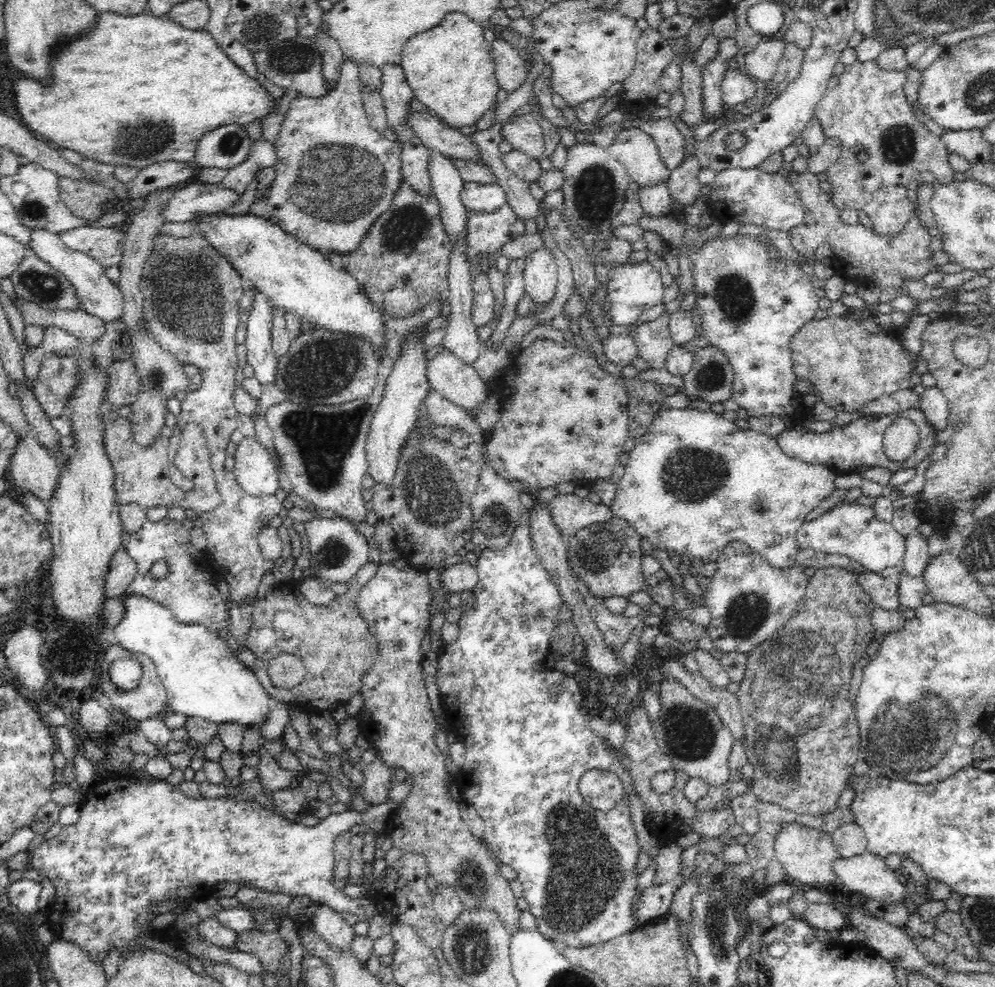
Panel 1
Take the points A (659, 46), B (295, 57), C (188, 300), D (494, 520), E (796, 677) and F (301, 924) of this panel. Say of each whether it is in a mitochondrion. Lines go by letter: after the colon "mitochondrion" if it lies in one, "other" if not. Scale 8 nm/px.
A: other
B: mitochondrion
C: mitochondrion
D: mitochondrion
E: mitochondrion
F: other

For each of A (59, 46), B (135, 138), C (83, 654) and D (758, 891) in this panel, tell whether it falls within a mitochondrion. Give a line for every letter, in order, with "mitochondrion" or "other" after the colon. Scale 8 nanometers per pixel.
A: other
B: mitochondrion
C: mitochondrion
D: other

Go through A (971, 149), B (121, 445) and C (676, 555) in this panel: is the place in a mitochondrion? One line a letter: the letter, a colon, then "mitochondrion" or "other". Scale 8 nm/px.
A: other
B: other
C: other

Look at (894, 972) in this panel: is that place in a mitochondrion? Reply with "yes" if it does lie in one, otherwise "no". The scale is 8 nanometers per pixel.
no

